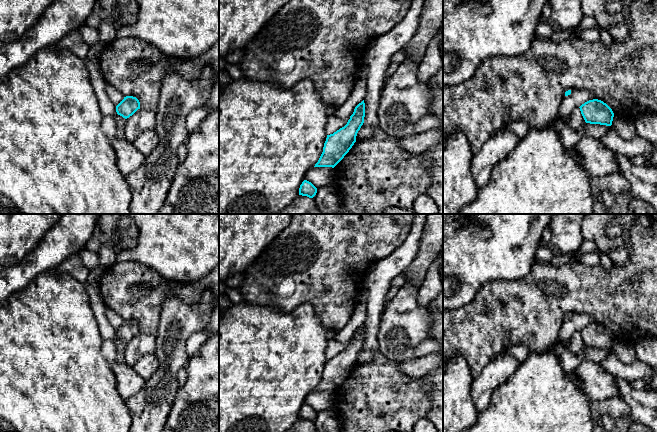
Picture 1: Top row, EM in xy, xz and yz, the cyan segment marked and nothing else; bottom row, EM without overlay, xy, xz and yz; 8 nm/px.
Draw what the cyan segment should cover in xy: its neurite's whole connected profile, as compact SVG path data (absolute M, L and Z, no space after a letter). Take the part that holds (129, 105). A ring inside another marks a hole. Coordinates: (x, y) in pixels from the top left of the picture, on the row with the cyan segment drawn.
M133 96L124 97L124 99L116 106L117 114L125 119L132 116L138 109L140 109L140 102Z

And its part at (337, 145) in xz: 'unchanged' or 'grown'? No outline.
unchanged

